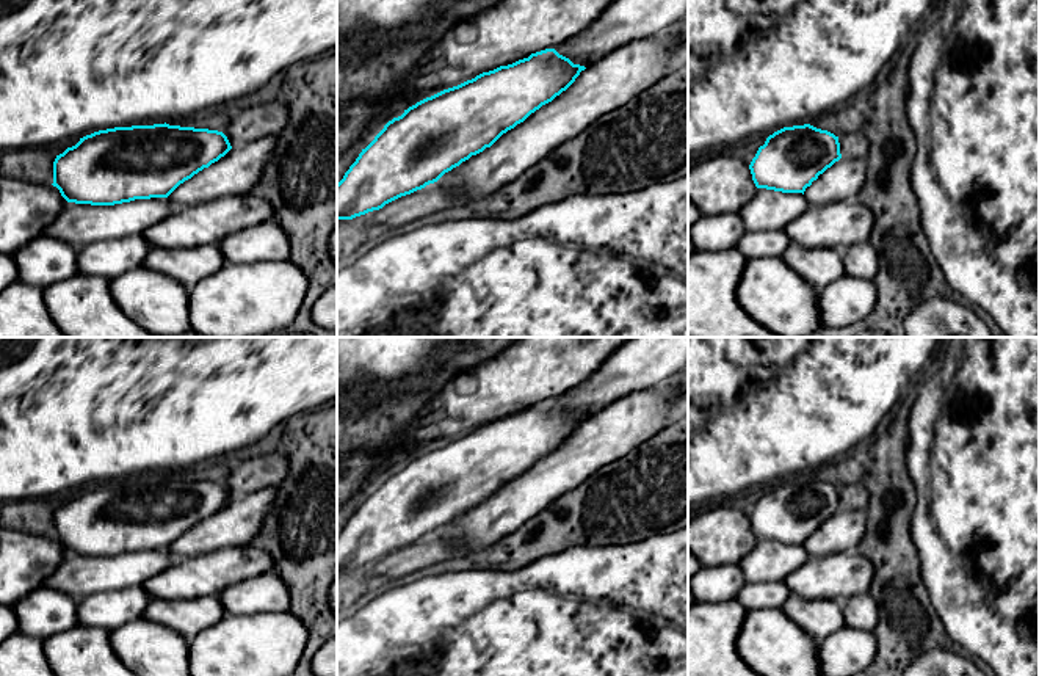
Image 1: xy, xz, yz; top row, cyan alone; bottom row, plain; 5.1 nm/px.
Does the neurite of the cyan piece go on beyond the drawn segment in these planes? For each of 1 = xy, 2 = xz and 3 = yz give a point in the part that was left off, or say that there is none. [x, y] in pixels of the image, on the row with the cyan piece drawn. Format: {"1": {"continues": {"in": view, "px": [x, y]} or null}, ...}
{"1": {"continues": null}, "2": {"continues": null}, "3": {"continues": null}}

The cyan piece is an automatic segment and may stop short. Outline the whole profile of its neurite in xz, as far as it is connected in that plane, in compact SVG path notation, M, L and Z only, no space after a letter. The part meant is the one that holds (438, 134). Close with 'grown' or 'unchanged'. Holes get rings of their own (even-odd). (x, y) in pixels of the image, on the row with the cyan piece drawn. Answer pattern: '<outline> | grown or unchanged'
M555 49L443 89L389 121L337 184L337 220L353 220L437 182L566 91L585 71Z | unchanged

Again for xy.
M166 122L99 130L56 155L52 185L75 204L168 198L230 149L223 132Z | unchanged

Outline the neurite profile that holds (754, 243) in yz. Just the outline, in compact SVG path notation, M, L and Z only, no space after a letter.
M746 231L737 248L746 259L782 257L790 243L785 231Z

